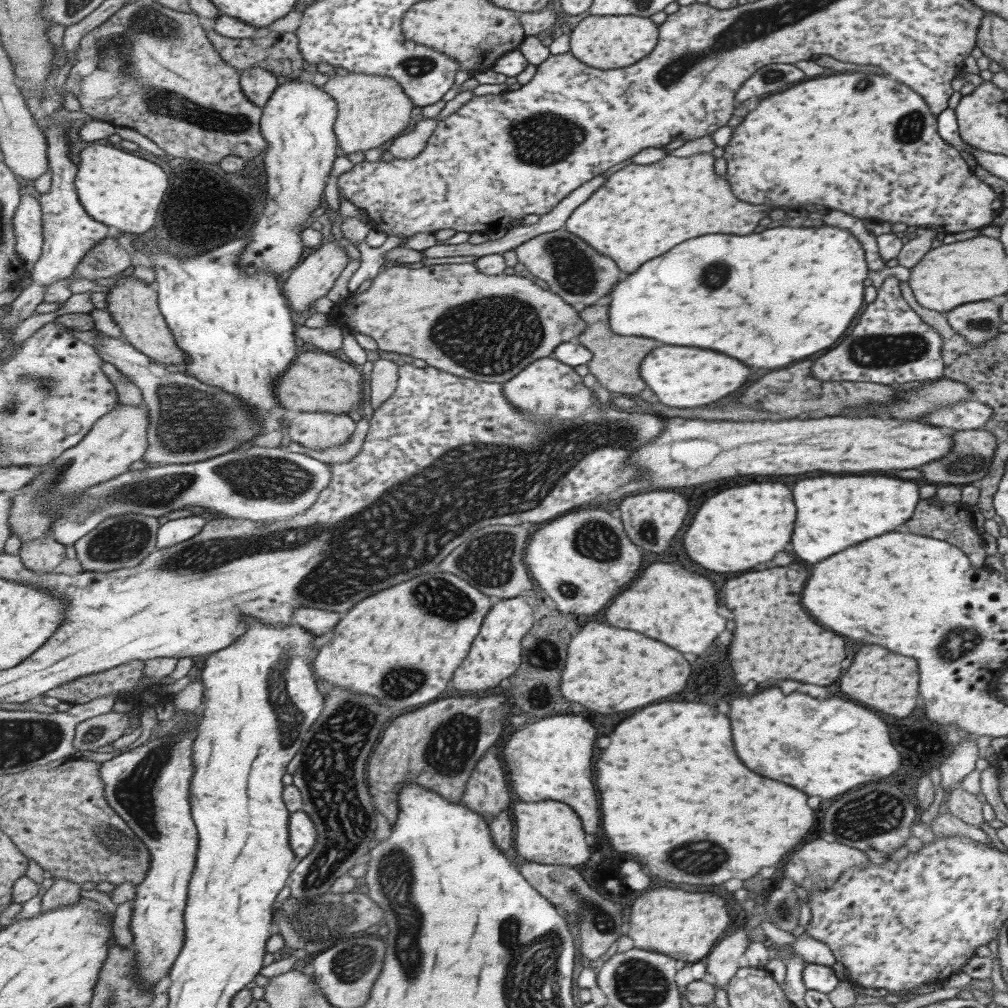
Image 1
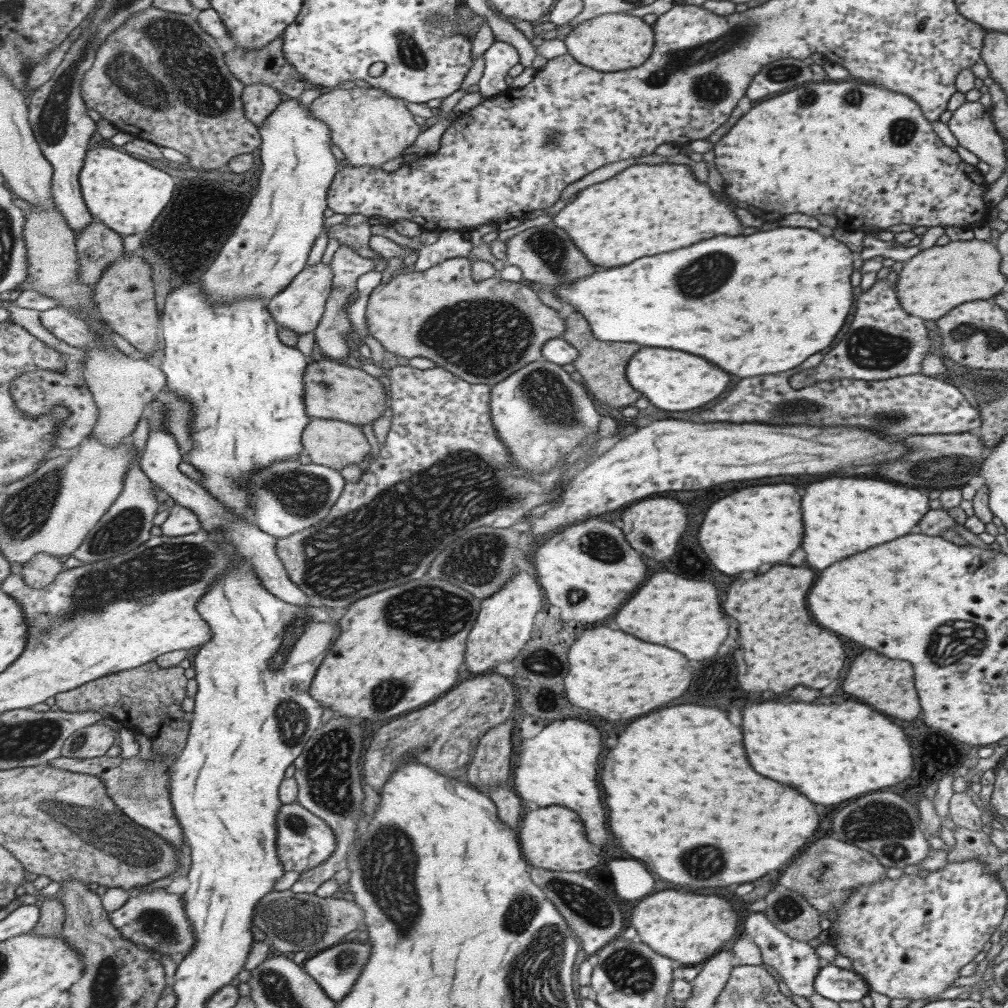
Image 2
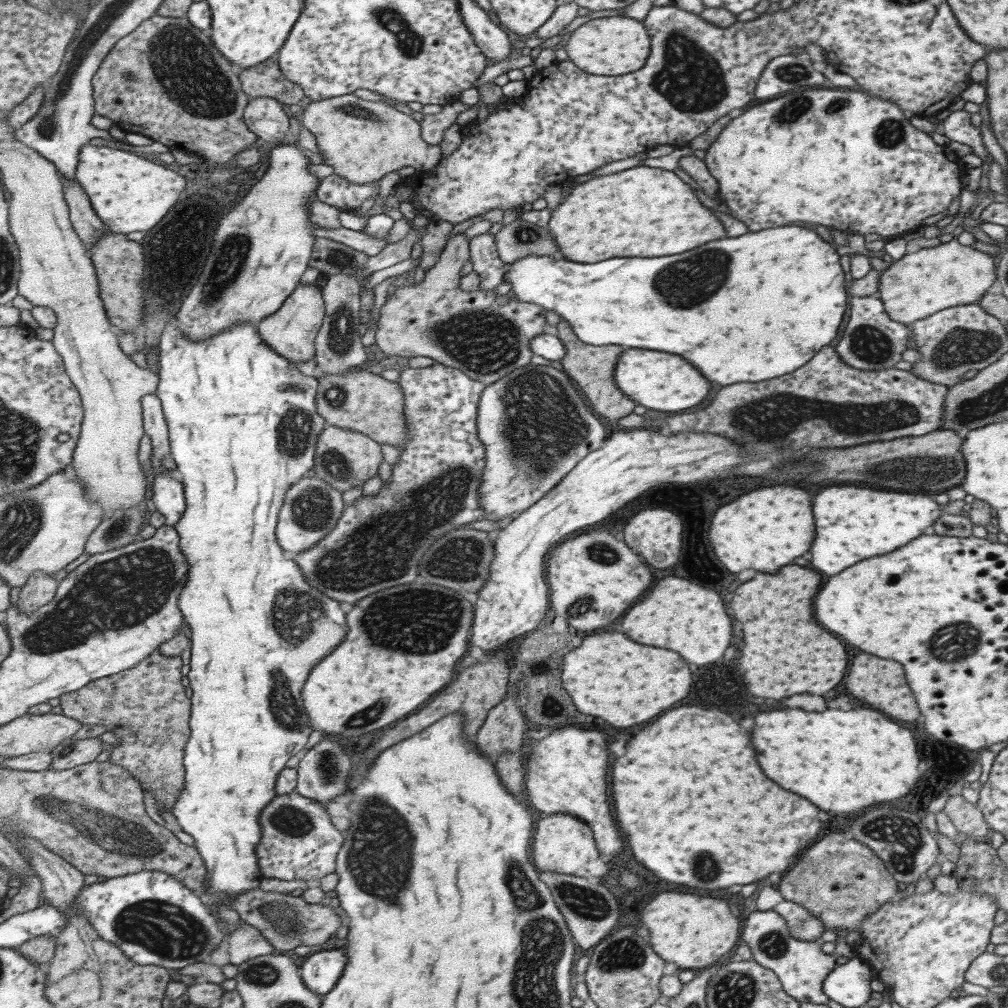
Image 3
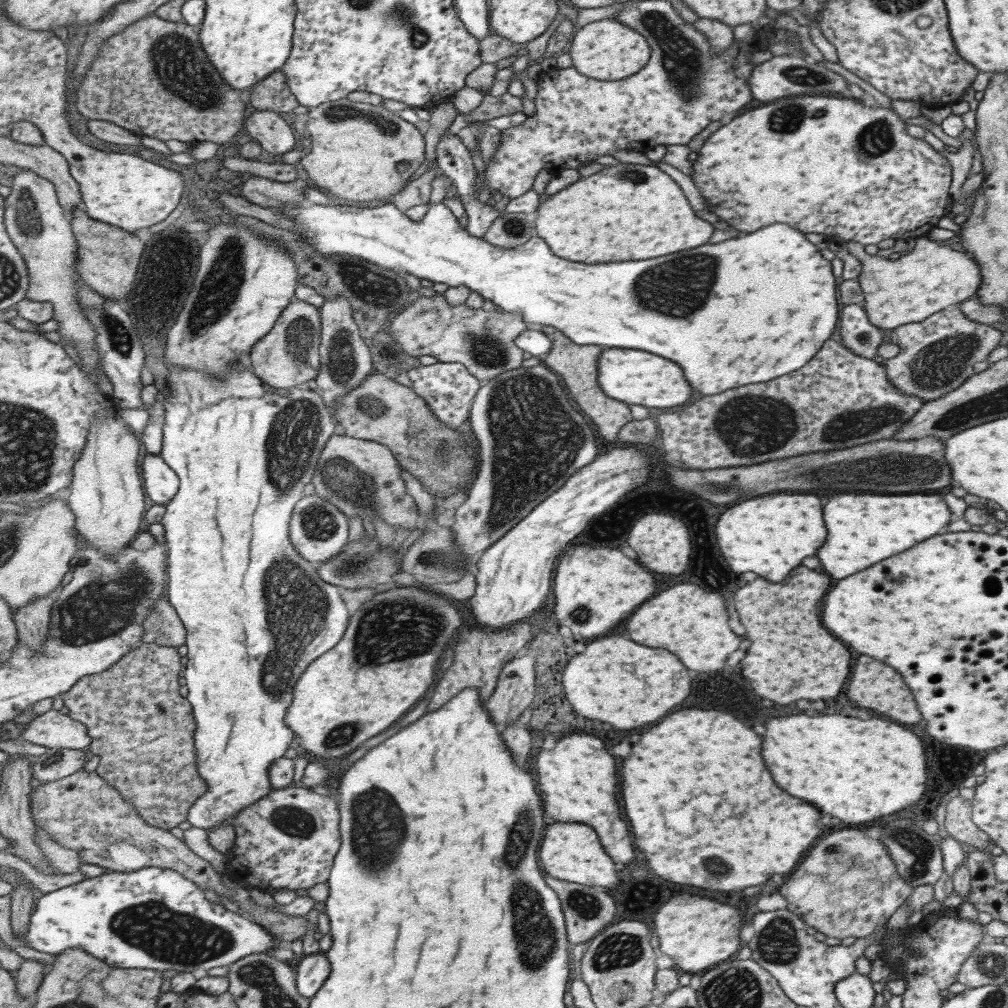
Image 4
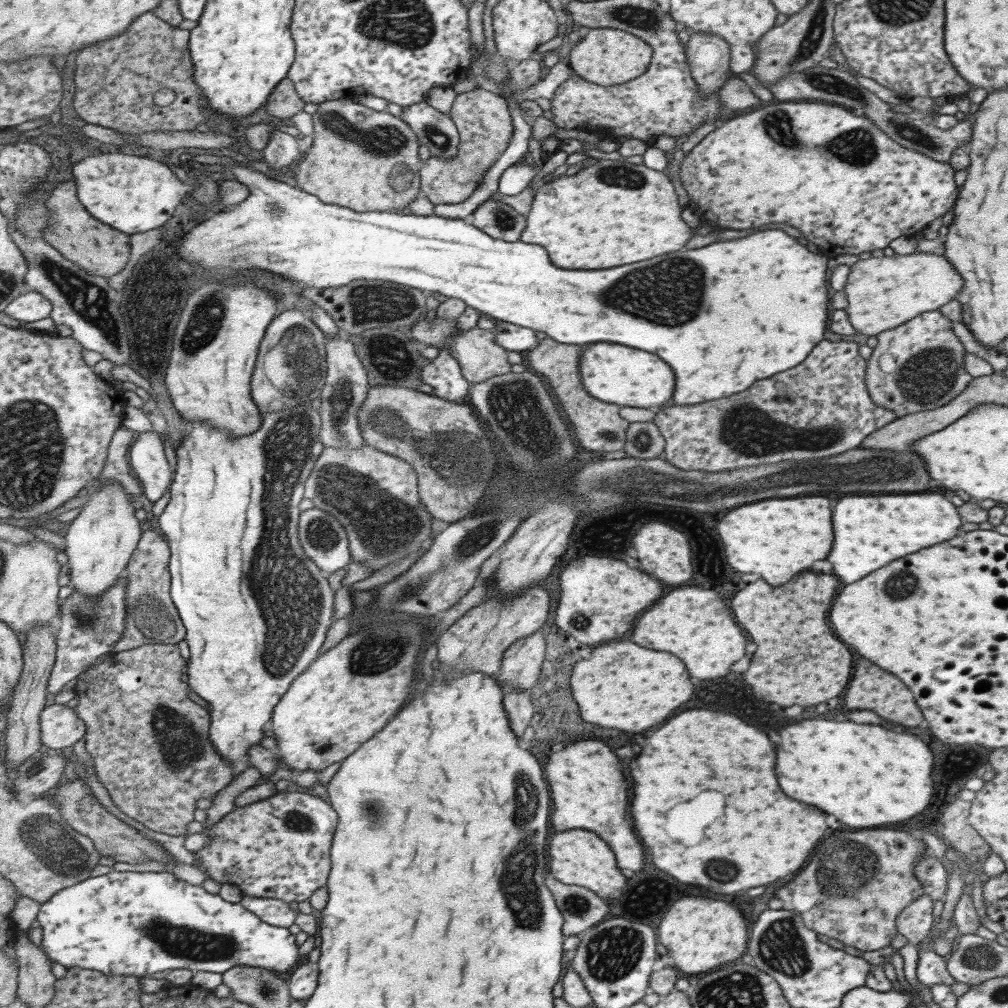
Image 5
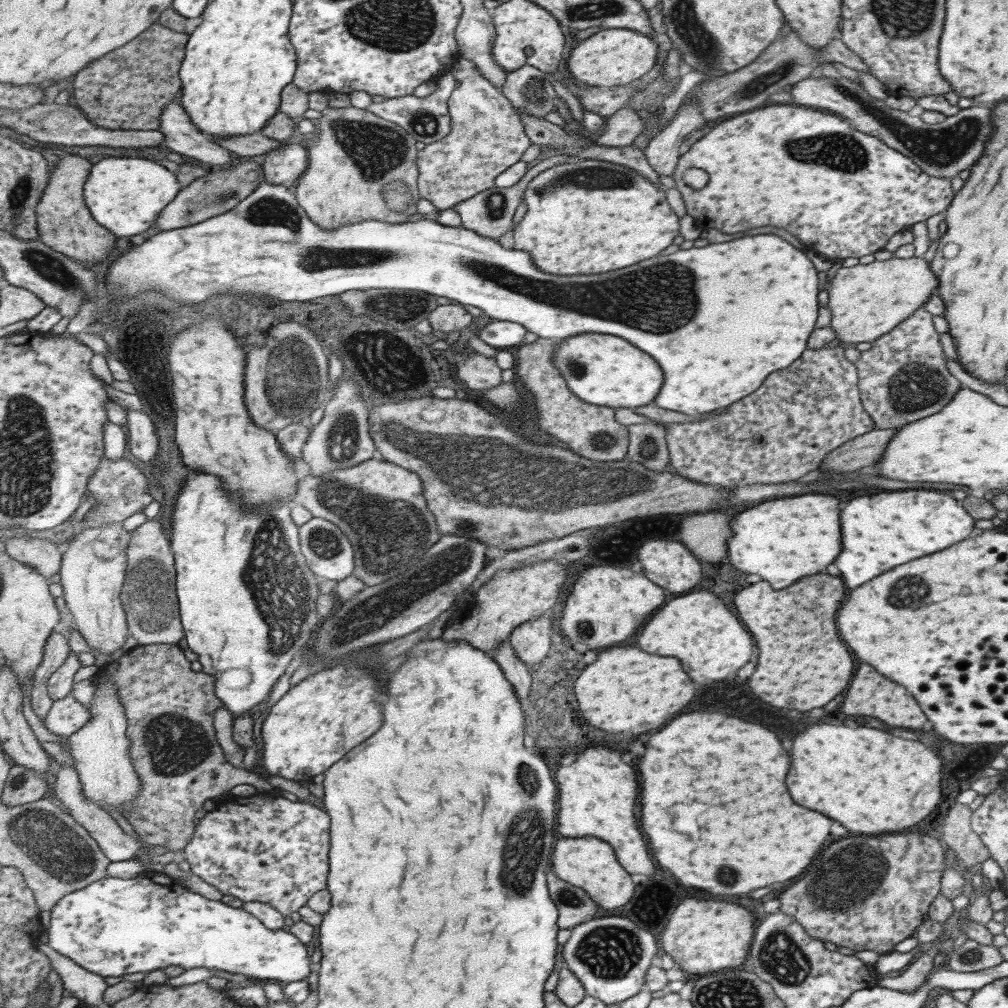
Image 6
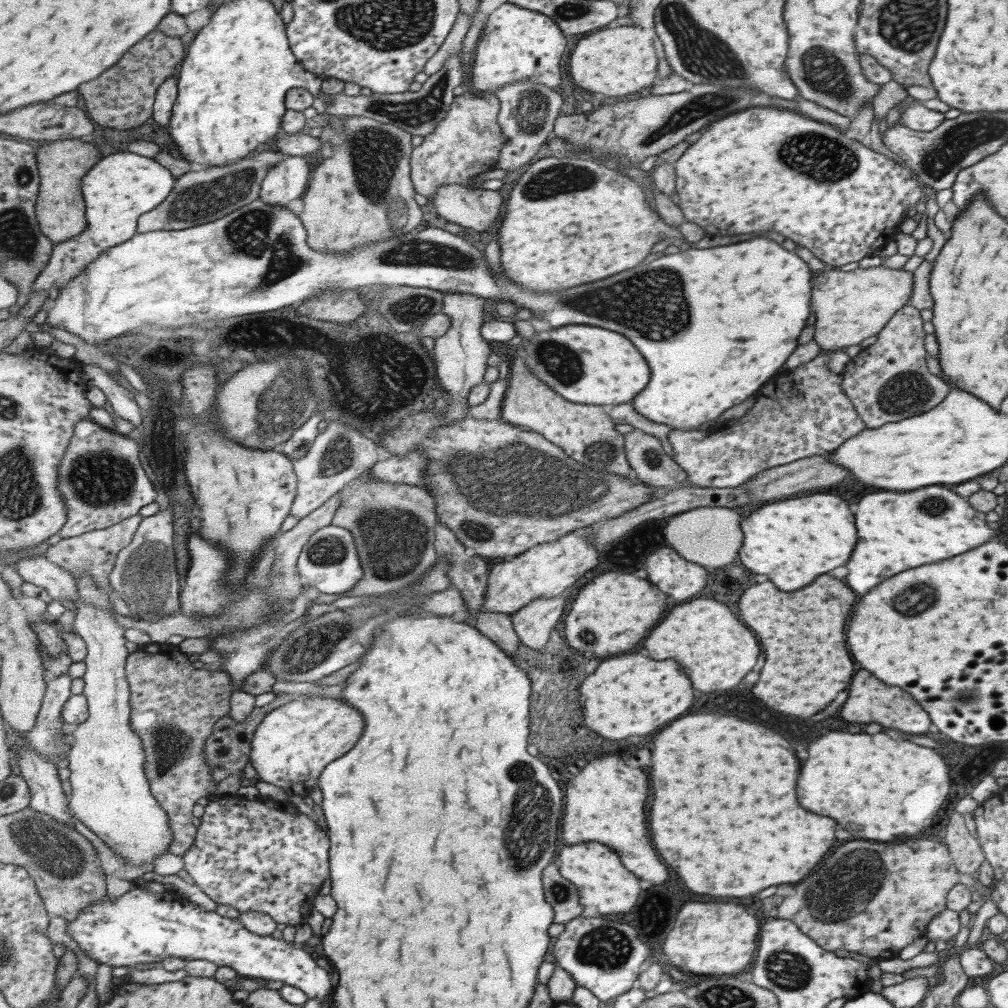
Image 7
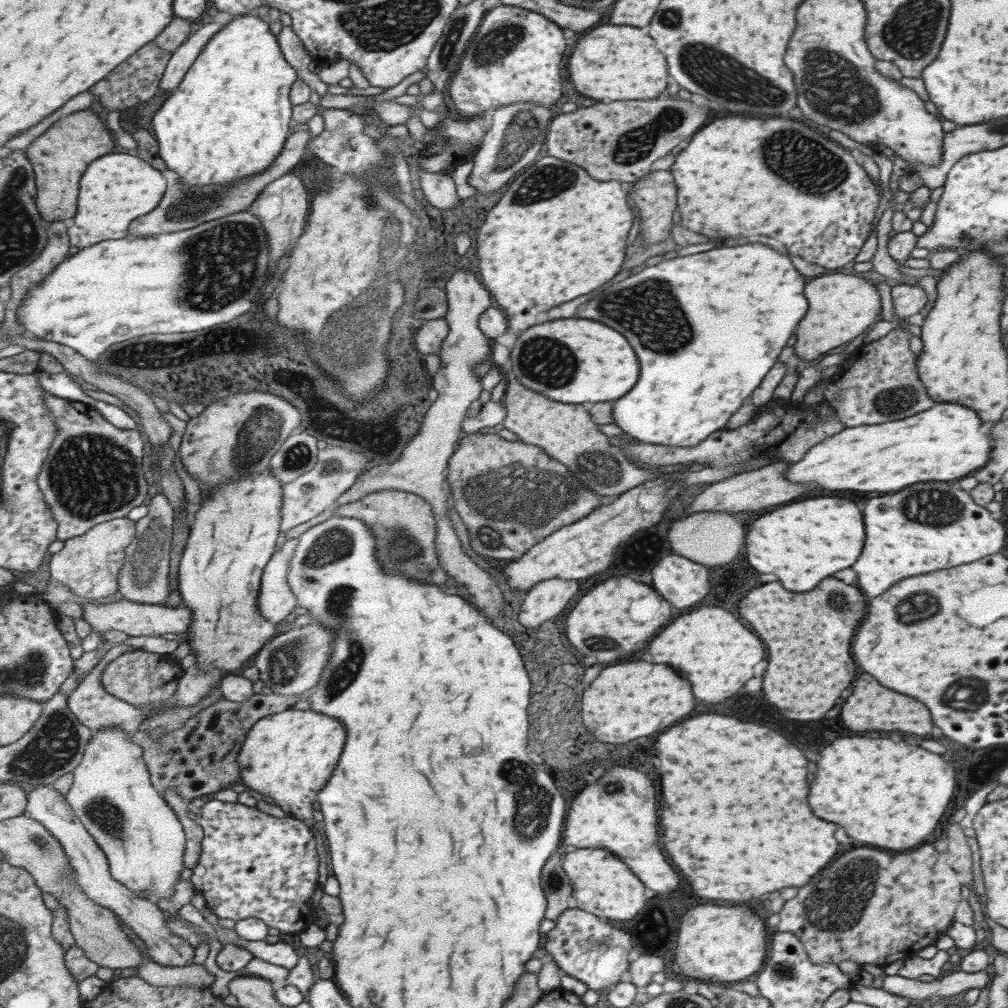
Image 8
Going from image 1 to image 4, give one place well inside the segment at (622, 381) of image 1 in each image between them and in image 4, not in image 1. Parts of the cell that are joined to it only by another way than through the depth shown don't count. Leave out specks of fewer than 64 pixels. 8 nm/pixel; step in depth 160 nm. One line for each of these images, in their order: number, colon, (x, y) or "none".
2: (601, 365)
3: (591, 367)
4: (577, 364)

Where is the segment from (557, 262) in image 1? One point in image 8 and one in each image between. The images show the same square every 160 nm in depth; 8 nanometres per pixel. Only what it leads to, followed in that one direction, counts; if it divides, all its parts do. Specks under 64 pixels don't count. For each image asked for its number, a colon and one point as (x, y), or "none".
2: (545, 254)
3: (519, 239)
4: (509, 230)
5: (502, 221)
6: (491, 213)
7: (480, 209)
8: (439, 189)

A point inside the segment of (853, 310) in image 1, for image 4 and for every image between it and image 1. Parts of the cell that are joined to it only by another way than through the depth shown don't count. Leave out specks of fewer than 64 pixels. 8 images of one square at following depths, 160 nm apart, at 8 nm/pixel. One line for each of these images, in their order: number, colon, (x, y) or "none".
2: (786, 294)
3: (779, 298)
4: (767, 305)

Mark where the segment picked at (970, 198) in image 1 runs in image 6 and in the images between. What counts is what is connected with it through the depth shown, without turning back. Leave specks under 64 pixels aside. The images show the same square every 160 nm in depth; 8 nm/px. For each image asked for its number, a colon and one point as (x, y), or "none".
2: (872, 164)
3: (842, 159)
4: (849, 172)
5: (778, 165)
6: (875, 191)

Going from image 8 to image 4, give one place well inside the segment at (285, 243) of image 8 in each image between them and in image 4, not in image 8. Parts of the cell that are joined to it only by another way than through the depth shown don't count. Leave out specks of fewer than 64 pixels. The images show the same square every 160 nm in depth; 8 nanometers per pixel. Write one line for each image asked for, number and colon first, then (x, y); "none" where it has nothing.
4: (276, 137)
5: (283, 149)
6: (288, 163)
7: (288, 181)

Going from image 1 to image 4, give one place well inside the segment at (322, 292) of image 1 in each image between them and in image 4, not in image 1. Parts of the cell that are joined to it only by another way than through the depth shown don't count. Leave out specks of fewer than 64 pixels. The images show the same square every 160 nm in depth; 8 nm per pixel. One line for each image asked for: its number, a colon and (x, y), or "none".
2: (301, 306)
3: (292, 331)
4: (289, 356)

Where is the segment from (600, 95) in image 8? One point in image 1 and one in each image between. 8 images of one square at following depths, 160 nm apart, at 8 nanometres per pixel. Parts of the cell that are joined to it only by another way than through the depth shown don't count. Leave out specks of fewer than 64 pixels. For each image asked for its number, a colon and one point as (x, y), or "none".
1: (605, 42)
2: (612, 42)
3: (607, 46)
4: (607, 50)
5: (604, 56)
6: (611, 57)
7: (617, 61)

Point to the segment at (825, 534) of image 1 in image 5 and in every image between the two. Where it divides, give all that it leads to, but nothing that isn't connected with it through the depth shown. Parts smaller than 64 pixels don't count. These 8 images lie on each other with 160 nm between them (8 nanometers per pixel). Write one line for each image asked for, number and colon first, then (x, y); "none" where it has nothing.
2: (841, 516)
3: (851, 524)
4: (861, 530)
5: (868, 531)

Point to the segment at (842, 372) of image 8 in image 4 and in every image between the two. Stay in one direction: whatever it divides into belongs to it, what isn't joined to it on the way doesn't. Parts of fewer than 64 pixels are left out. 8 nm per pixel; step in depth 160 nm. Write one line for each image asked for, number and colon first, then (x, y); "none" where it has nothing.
4: (935, 356)
5: (917, 366)
6: (902, 377)
7: (887, 381)

